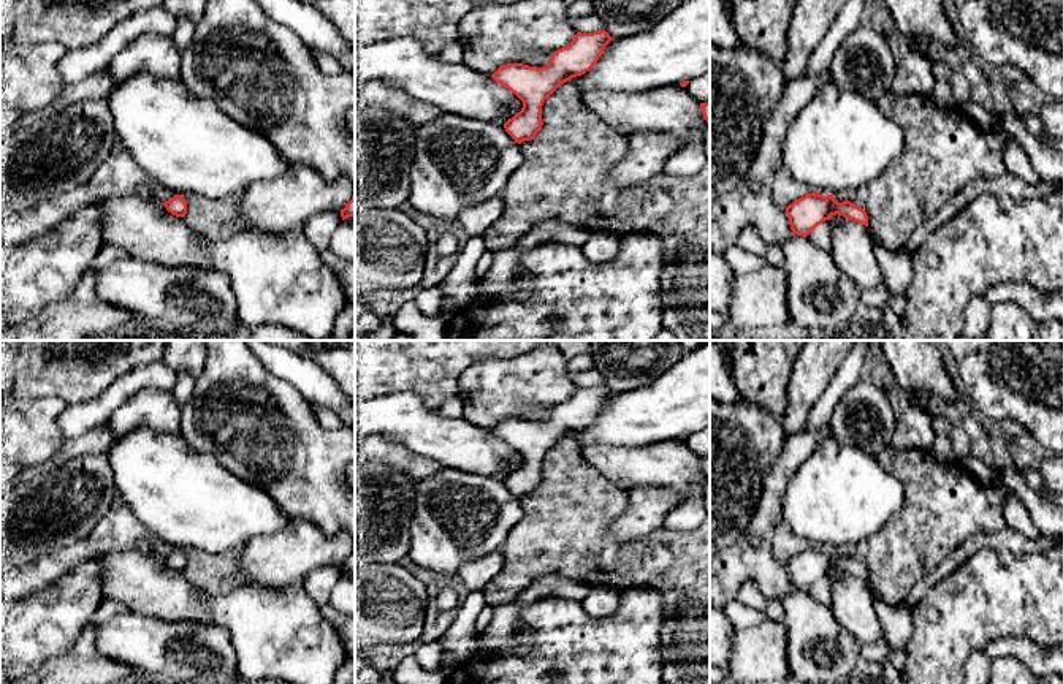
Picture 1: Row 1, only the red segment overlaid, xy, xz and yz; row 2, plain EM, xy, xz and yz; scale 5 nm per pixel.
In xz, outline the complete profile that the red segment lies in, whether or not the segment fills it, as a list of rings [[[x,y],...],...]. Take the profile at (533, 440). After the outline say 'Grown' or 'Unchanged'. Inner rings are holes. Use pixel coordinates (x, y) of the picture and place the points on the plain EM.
[[[605,385],[592,388],[578,386],[567,401],[551,407],[547,421],[507,418],[491,429],[497,439],[523,456],[521,466],[504,478],[505,486],[515,497],[521,499],[535,492],[543,480],[543,456],[561,439],[589,426],[612,394]]]. Unchanged

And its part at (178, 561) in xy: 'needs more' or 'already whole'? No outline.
already whole

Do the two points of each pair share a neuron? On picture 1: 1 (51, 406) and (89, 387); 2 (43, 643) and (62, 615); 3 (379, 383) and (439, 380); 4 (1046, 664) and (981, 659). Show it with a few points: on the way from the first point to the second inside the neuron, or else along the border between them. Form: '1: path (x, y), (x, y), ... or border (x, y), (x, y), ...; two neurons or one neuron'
1: border (46, 395), (56, 395), (70, 404); two neurons
2: path (43, 637), (56, 621); one neuron
3: path (393, 380), (425, 380); one neuron
4: border (984, 651), (990, 659); two neurons

